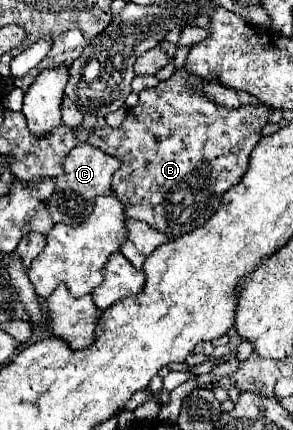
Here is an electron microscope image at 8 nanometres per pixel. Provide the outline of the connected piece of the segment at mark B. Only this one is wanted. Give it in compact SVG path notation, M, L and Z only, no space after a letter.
M184 67L178 68L172 77L168 78L168 80L164 80L164 82L160 82L156 88L142 90L138 104L136 104L132 110L128 110L126 120L122 122L120 128L110 128L110 126L106 126L106 128L96 130L96 132L88 138L88 144L92 144L94 148L104 150L104 152L116 156L116 158L122 162L120 170L114 174L112 190L114 190L114 194L122 200L122 204L126 206L126 216L128 216L128 218L134 218L134 220L144 220L144 222L148 222L152 228L156 228L156 230L160 230L160 232L164 232L164 234L168 234L168 236L182 236L182 234L192 232L194 228L202 226L202 224L218 210L224 192L230 190L232 186L236 186L236 184L242 180L242 176L246 174L248 162L250 162L250 152L256 148L258 140L262 138L260 130L268 124L268 116L270 116L270 108L268 108L268 106L237 109L218 108L214 102L210 102L210 100L204 98L202 94L192 92L192 90L186 88L186 78L188 78L188 76L190 76L190 73Z

